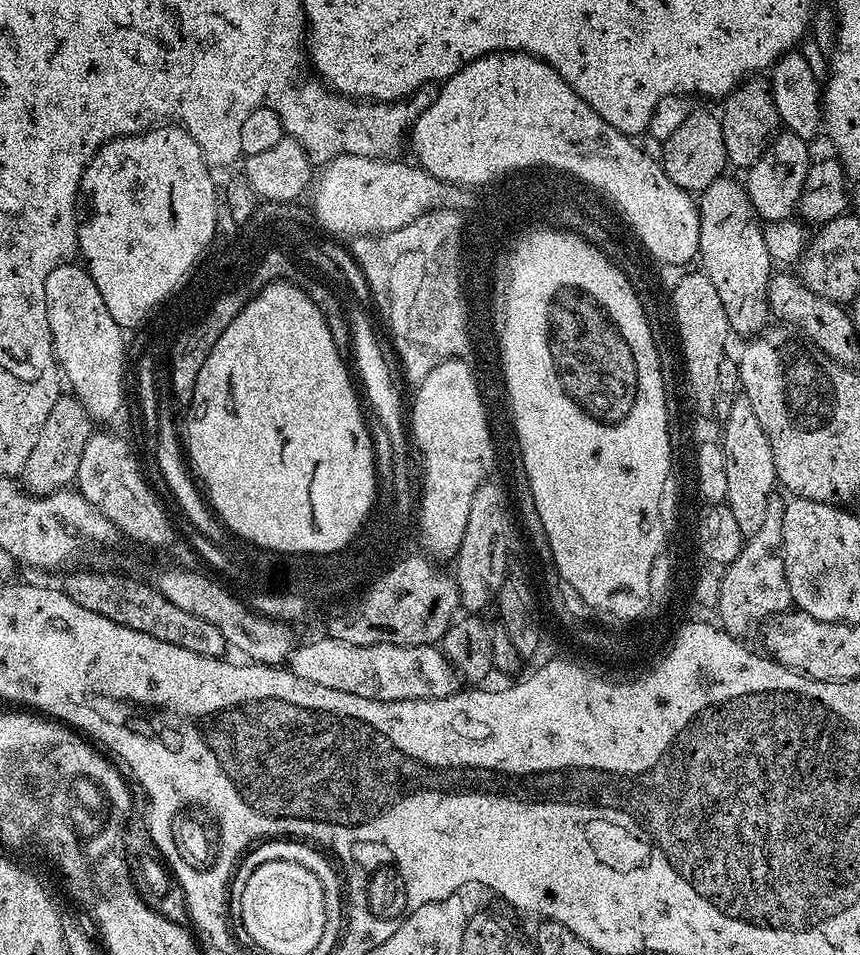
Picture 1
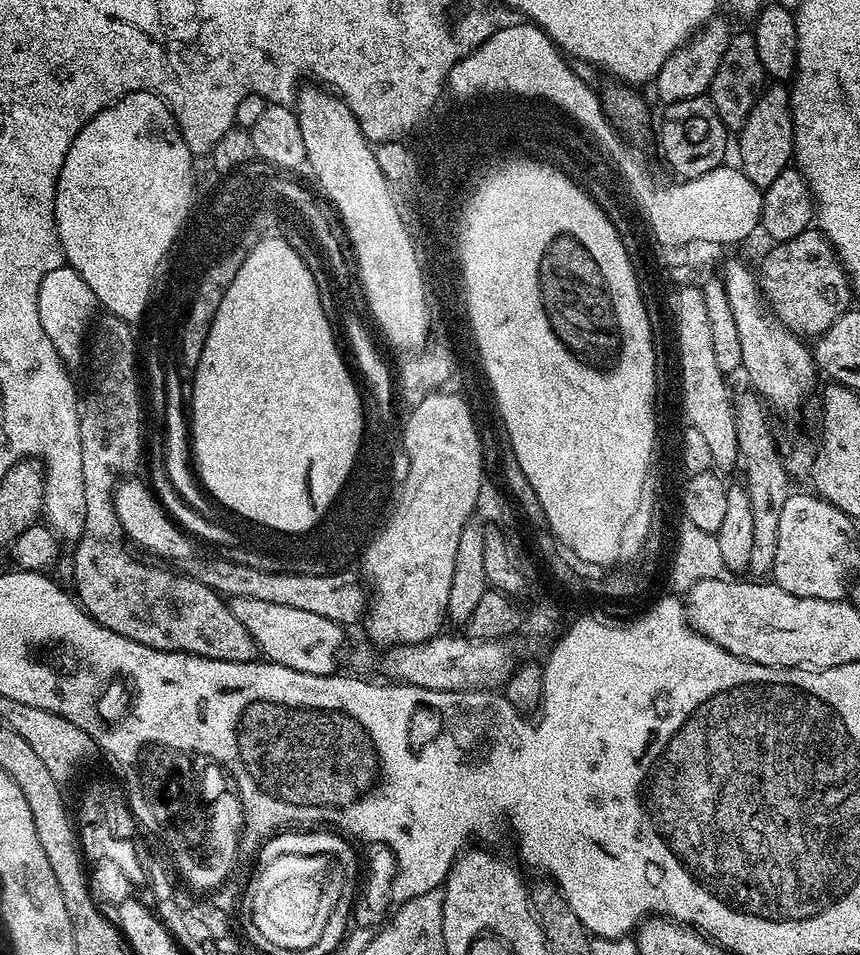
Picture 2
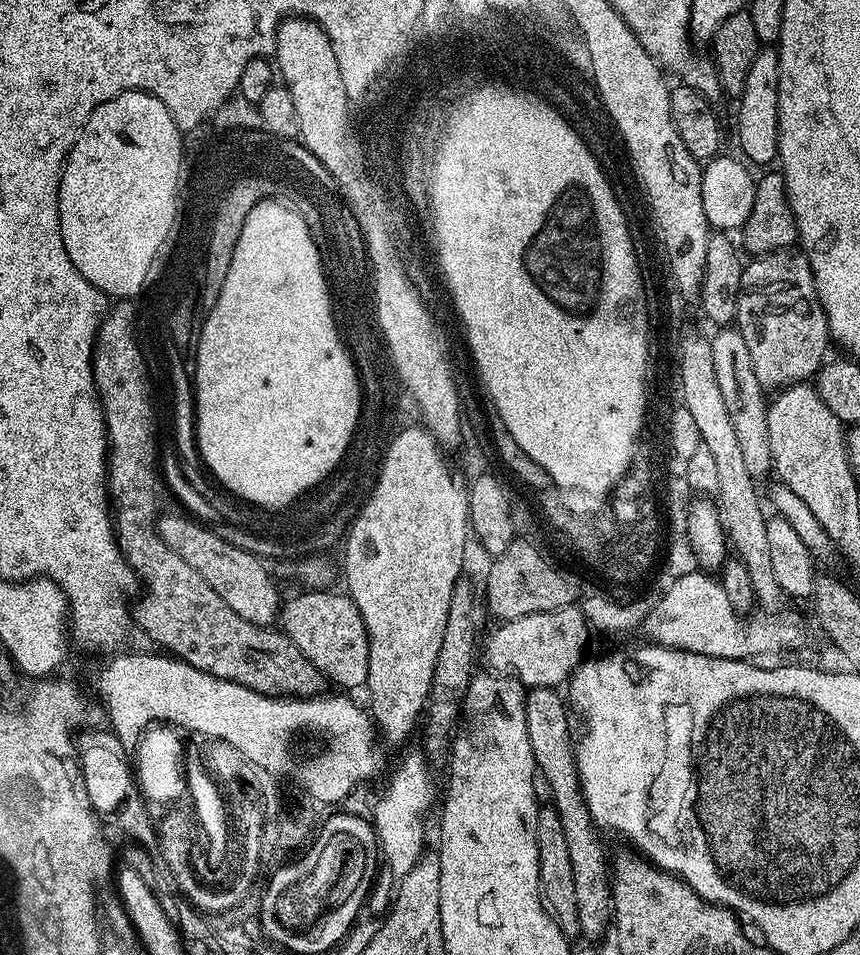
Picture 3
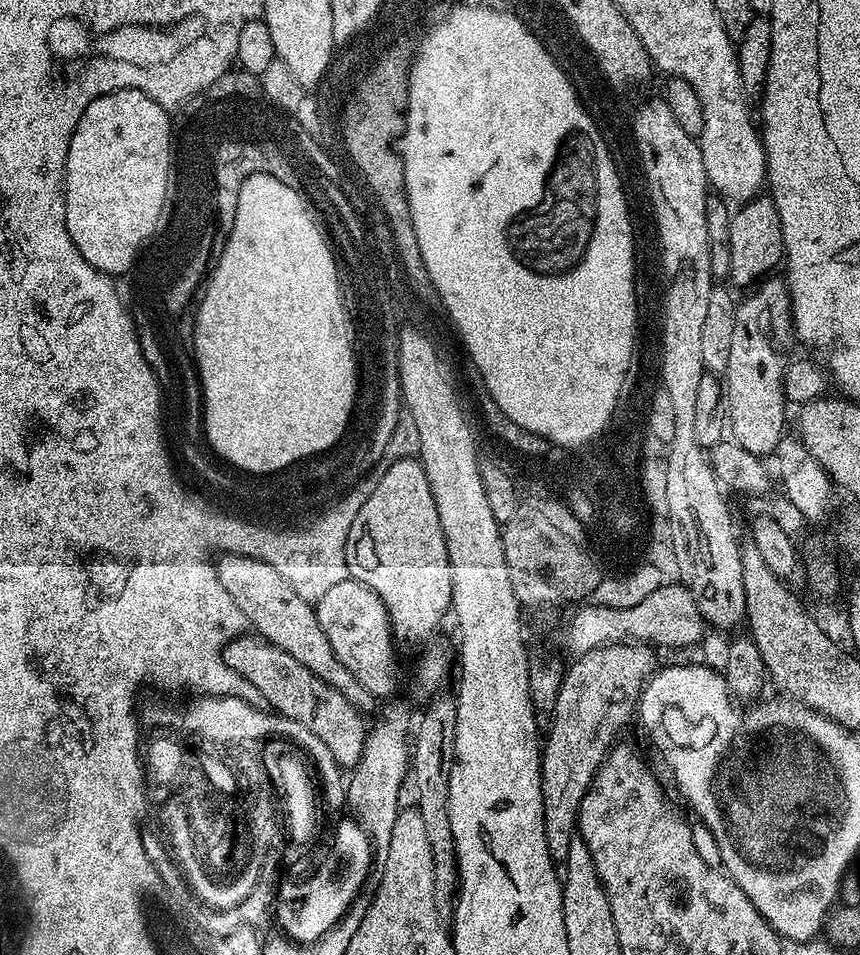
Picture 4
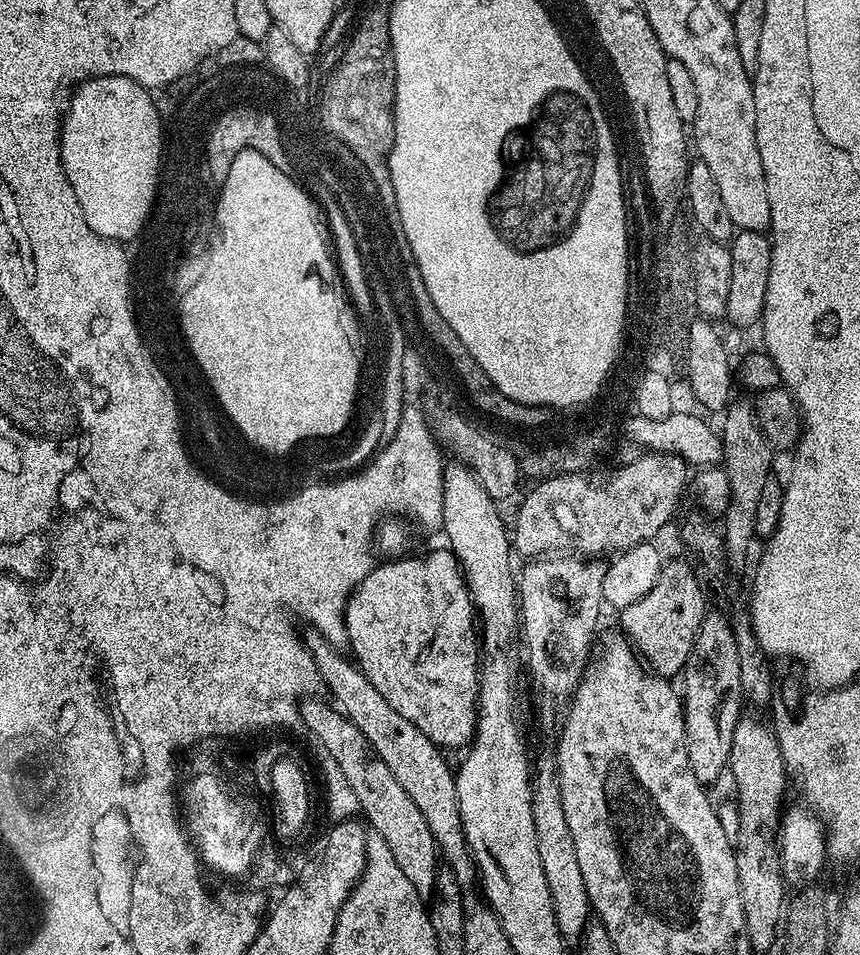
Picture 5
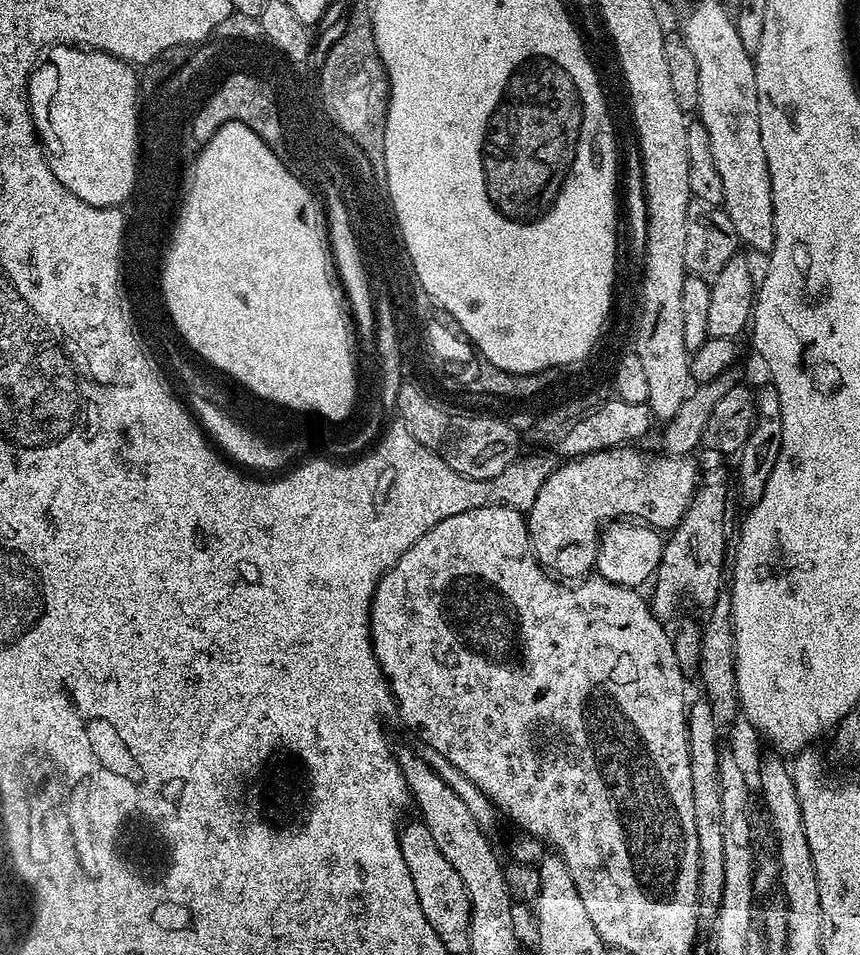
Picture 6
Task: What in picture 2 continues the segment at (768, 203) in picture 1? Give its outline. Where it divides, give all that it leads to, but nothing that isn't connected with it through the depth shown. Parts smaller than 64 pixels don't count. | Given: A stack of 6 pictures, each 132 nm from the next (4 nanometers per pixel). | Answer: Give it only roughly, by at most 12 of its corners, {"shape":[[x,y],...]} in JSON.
{"shape":[[772,82],[738,130],[761,190],[793,163],[792,93]]}

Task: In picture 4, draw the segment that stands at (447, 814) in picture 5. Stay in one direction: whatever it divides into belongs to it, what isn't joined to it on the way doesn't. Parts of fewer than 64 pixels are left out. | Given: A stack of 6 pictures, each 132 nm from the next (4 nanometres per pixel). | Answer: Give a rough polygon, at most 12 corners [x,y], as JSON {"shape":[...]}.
{"shape":[[267,560],[215,561],[255,635],[330,682],[374,697],[338,662],[315,607]]}

